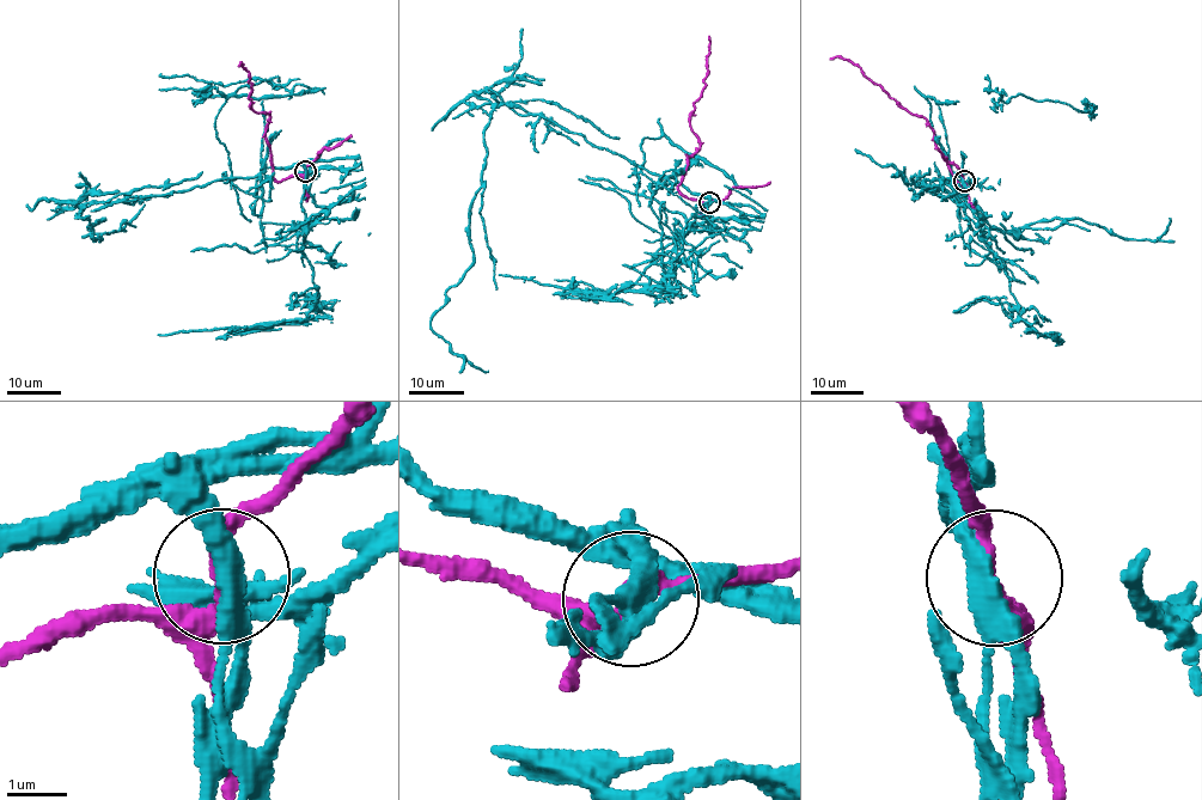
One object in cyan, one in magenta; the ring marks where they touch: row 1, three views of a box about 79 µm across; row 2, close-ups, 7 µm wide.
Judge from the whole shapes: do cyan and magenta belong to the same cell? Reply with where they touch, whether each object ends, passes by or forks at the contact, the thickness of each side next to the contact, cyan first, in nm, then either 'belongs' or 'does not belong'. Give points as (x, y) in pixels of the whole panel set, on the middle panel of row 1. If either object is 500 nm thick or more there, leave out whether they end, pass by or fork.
(709, 202) | cyan forks | magenta passes by | 300/300 nm | does not belong

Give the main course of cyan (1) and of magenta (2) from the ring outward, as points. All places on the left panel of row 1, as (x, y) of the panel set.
1: (306, 171), (264, 168), (91, 202), (80, 213), (95, 240), (104, 219), (83, 237), (117, 232), (145, 205)
2: (305, 171), (278, 181), (273, 177), (266, 136), (269, 115), (252, 110), (249, 73), (242, 62), (237, 67)

